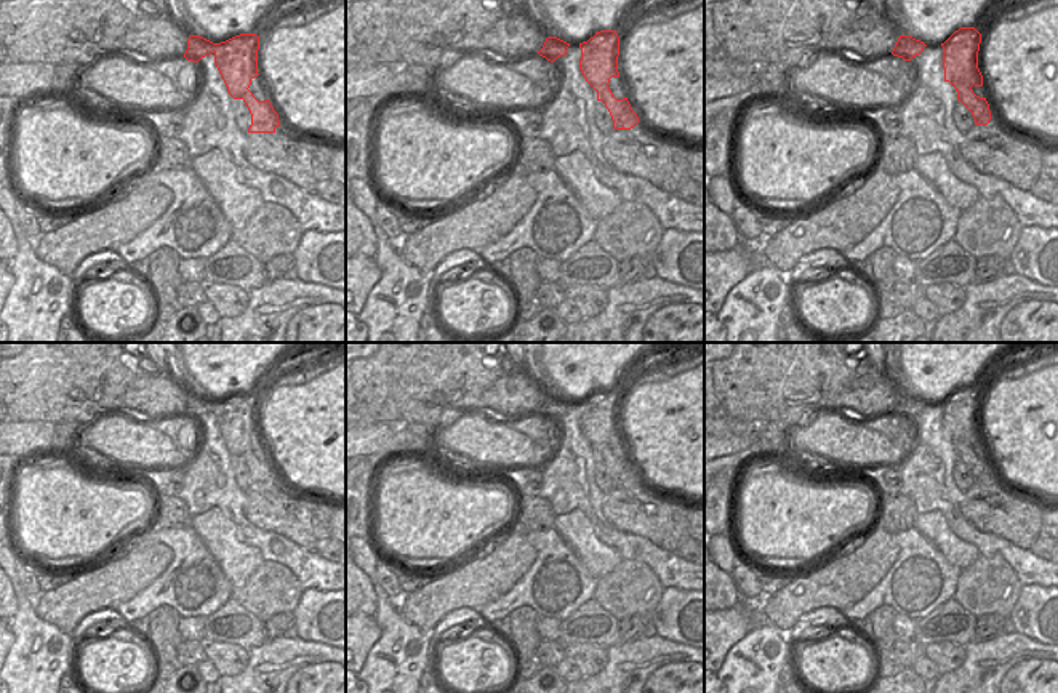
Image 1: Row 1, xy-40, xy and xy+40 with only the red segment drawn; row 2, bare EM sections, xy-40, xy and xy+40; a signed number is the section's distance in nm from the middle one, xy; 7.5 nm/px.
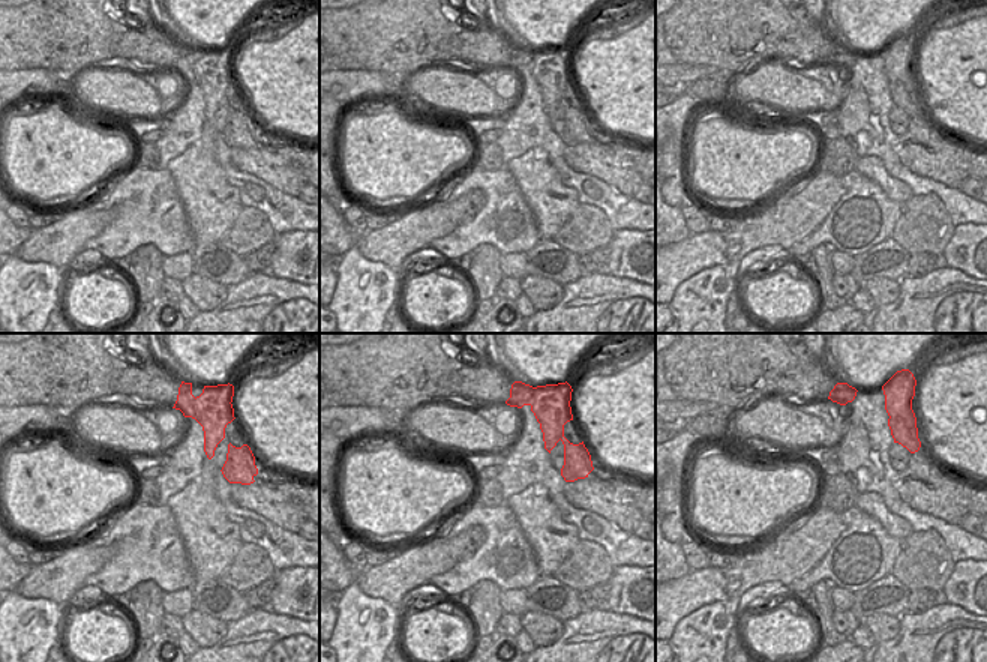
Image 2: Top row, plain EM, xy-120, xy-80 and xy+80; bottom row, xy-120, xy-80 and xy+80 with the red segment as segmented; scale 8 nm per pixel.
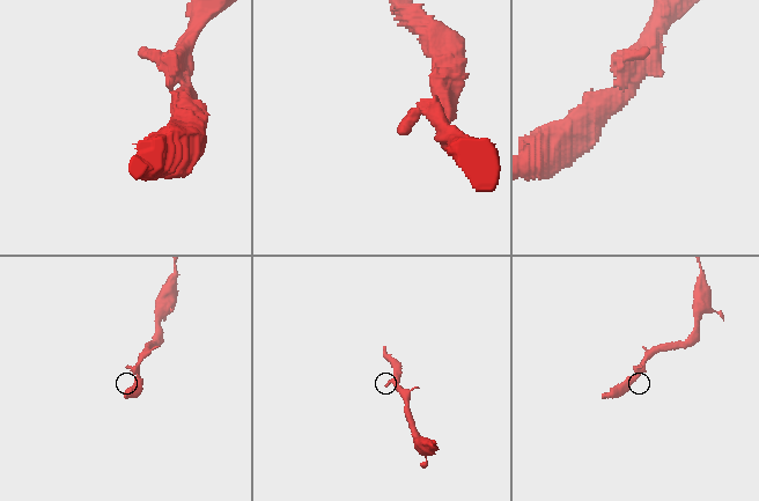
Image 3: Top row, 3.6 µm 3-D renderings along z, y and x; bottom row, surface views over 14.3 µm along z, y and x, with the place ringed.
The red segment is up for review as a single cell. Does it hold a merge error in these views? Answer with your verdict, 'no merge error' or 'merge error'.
merge error

